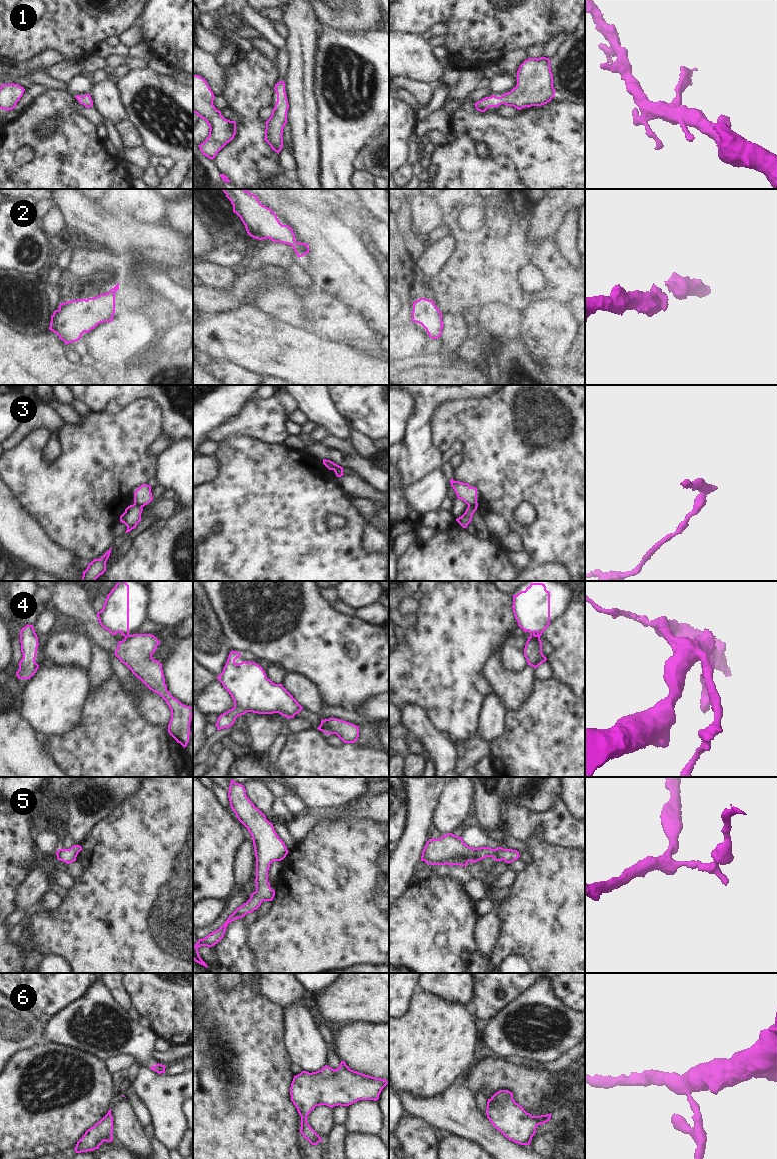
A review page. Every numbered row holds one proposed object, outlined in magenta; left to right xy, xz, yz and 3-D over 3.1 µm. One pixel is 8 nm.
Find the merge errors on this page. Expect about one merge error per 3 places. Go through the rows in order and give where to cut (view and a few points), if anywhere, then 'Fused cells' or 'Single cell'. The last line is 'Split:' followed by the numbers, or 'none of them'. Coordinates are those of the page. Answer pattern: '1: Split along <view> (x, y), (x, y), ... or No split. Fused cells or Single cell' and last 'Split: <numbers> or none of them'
1: No split. Single cell
2: No split. Single cell
3: Split along yz (468, 505), (476, 508). Fused cells
4: Split along yz (530, 636), (539, 638). Fused cells
5: No split. Single cell
6: No split. Single cell
Split: 3, 4.

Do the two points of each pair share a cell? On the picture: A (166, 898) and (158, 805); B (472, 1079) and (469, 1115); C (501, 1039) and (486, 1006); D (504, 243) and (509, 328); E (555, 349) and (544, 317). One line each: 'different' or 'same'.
A: same
B: different
C: different
D: different
E: same

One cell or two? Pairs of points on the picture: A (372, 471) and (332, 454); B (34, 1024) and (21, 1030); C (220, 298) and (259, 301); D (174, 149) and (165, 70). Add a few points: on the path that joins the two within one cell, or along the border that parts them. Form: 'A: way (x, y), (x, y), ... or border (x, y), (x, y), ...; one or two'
A: way (362, 466), (356, 462), (342, 460); one
B: way (31, 1027), (28, 1030), (24, 1030); one
C: border (265, 283), (247, 301); two
D: border (147, 67), (163, 75), (172, 76); two

